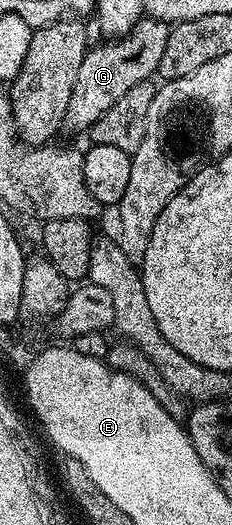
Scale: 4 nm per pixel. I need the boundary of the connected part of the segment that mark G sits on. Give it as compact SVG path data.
M143 17L127 35L99 42L87 50L84 61L80 61L80 73L76 73L76 85L72 85L72 97L68 101L65 126L74 131L89 132L90 127L132 85L140 85L155 78L160 57L164 57L164 45L168 45L170 27L158 19Z

